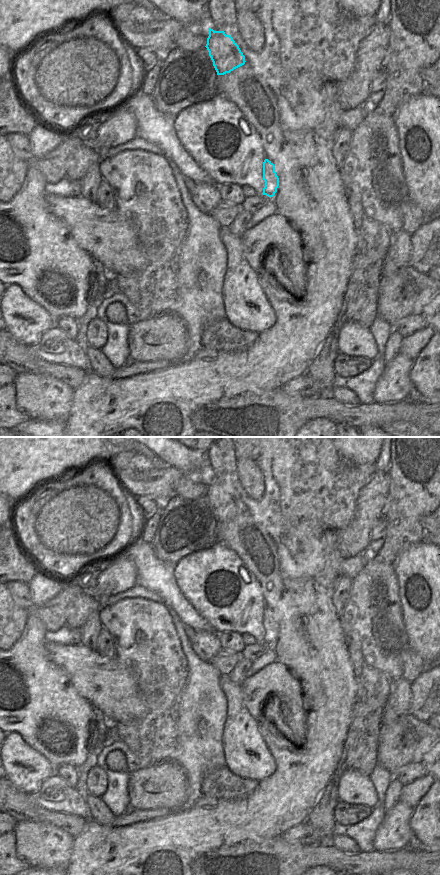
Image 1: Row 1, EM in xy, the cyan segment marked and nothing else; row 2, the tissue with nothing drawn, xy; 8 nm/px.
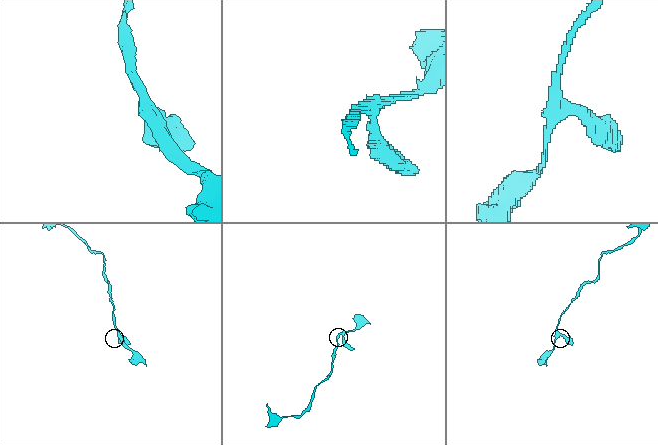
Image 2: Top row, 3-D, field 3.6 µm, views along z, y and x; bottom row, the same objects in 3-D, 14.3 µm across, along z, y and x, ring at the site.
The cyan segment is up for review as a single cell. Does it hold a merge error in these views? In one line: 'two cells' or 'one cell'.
one cell

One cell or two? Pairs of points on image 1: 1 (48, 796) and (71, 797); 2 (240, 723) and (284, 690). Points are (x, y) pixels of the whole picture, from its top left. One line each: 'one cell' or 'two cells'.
1: one cell
2: two cells

